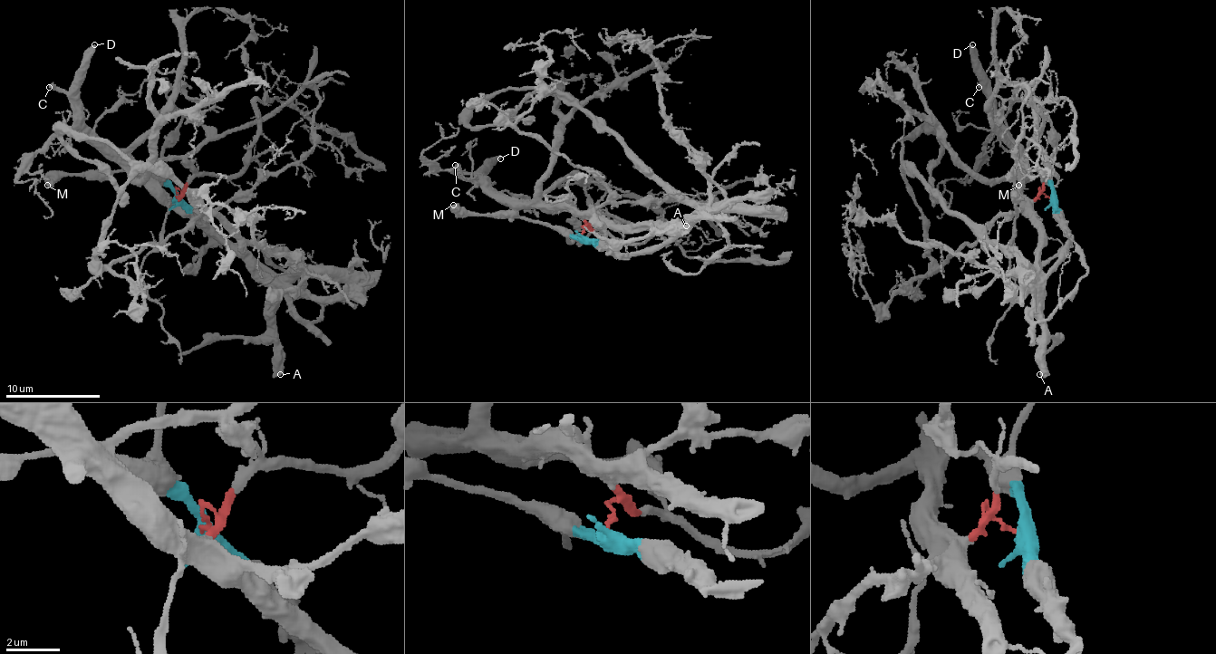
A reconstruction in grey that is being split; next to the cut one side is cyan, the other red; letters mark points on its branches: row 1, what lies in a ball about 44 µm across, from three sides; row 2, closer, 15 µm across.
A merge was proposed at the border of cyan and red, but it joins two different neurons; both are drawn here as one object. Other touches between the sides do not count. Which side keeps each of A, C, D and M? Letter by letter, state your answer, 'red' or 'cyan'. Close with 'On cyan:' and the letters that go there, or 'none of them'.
A: cyan
C: red
D: red
M: cyan
On cyan: A, M

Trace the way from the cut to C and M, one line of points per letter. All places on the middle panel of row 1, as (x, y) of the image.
C: (583, 235), (587, 226), (565, 206), (516, 206), (490, 185), (480, 183), (455, 164)
M: (583, 237), (575, 237), (547, 223), (505, 216), (464, 216), (452, 204)

